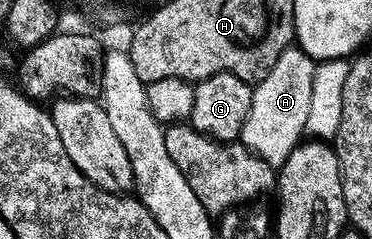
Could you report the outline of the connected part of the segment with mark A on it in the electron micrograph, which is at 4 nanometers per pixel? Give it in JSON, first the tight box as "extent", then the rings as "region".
{"extent":[241,46,316,168],"region":[[[292,46],[285,50],[285,54],[281,54],[281,58],[277,58],[277,66],[273,66],[270,74],[254,85],[253,110],[249,110],[241,142],[270,168],[283,168],[285,162],[289,162],[289,154],[293,154],[293,150],[304,143],[316,67],[316,61],[308,58],[302,48]]]}

